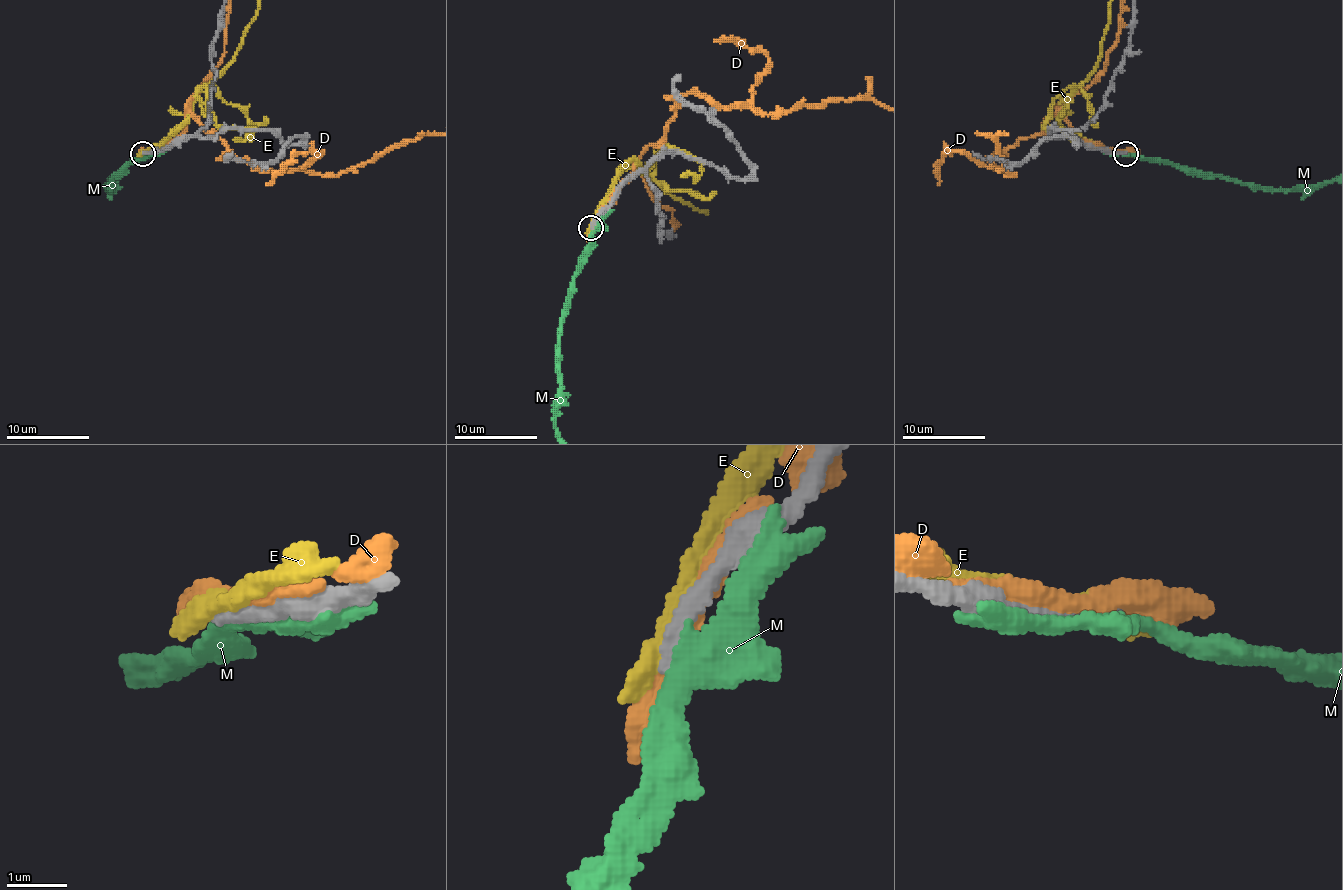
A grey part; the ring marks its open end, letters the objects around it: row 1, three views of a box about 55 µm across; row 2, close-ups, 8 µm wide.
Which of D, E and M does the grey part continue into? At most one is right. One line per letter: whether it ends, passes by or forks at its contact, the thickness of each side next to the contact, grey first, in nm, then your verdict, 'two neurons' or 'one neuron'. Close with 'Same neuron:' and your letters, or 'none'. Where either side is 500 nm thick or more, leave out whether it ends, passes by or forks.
D: it passes by; 400 nm thick on the grey side, 360 nm on the other; two neurons
E: it passes by; 360 nm thick on the grey side, 320 nm on the other; two neurons
M: it forks there; 360 nm thick on the grey side, 320 nm on the other; two neurons
Same neuron: none

